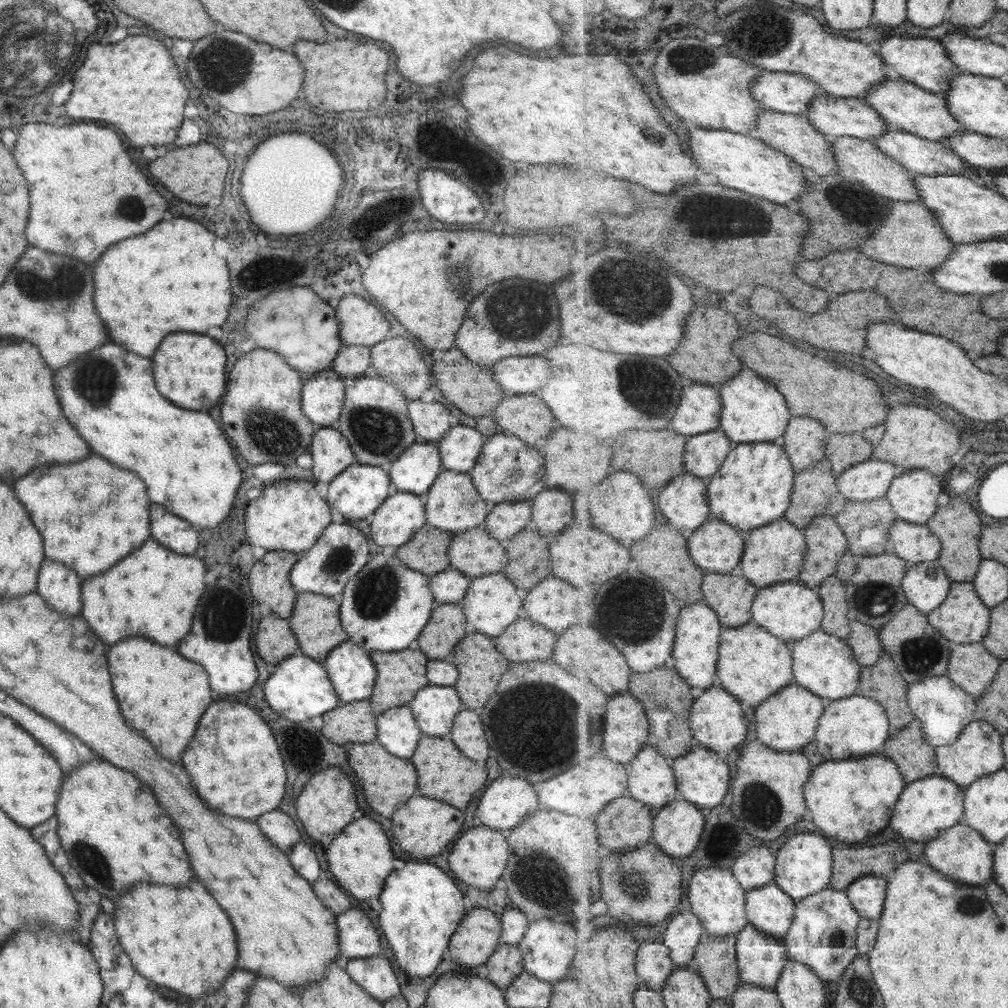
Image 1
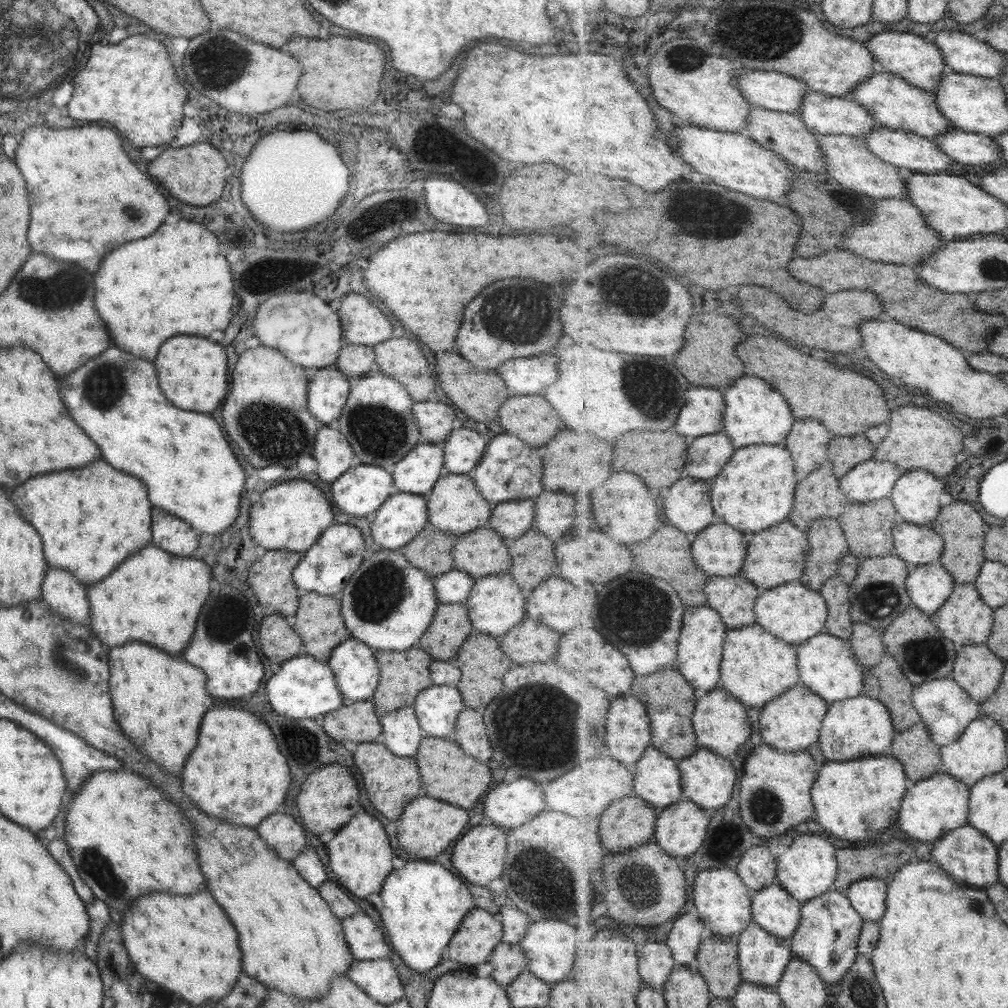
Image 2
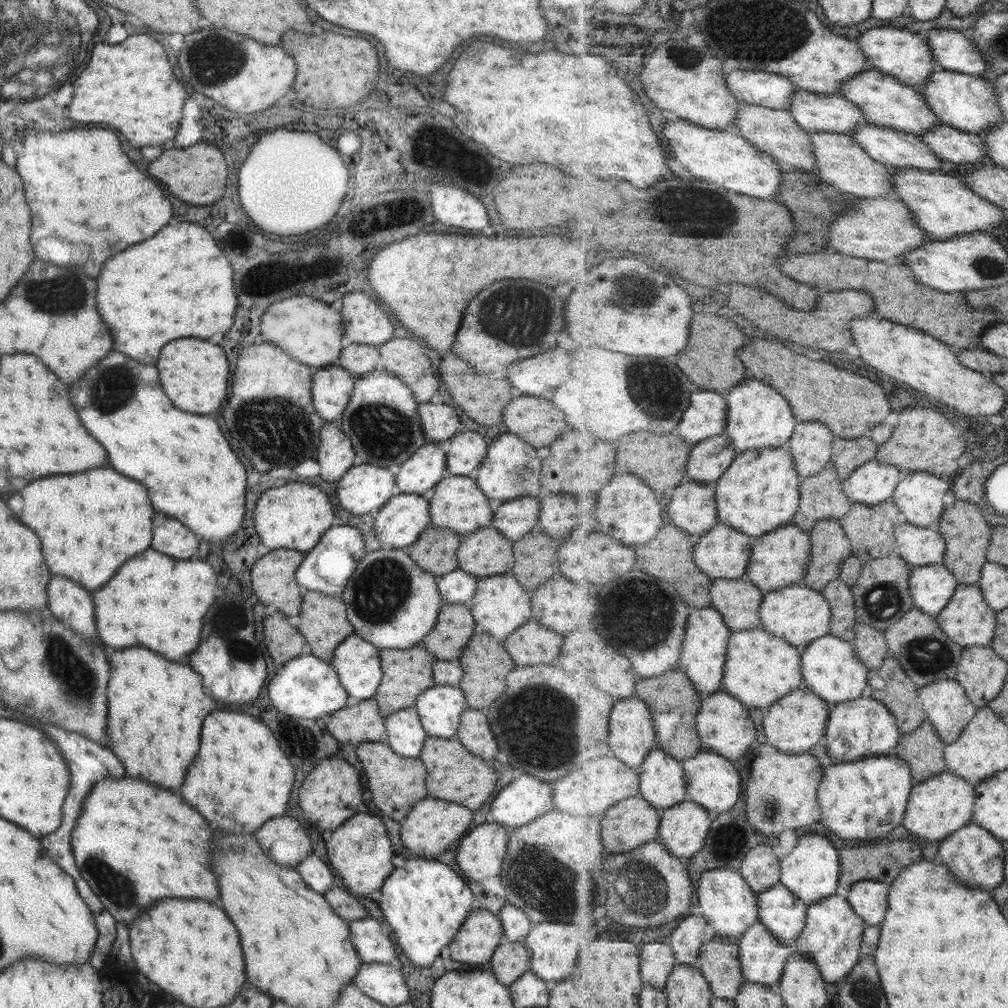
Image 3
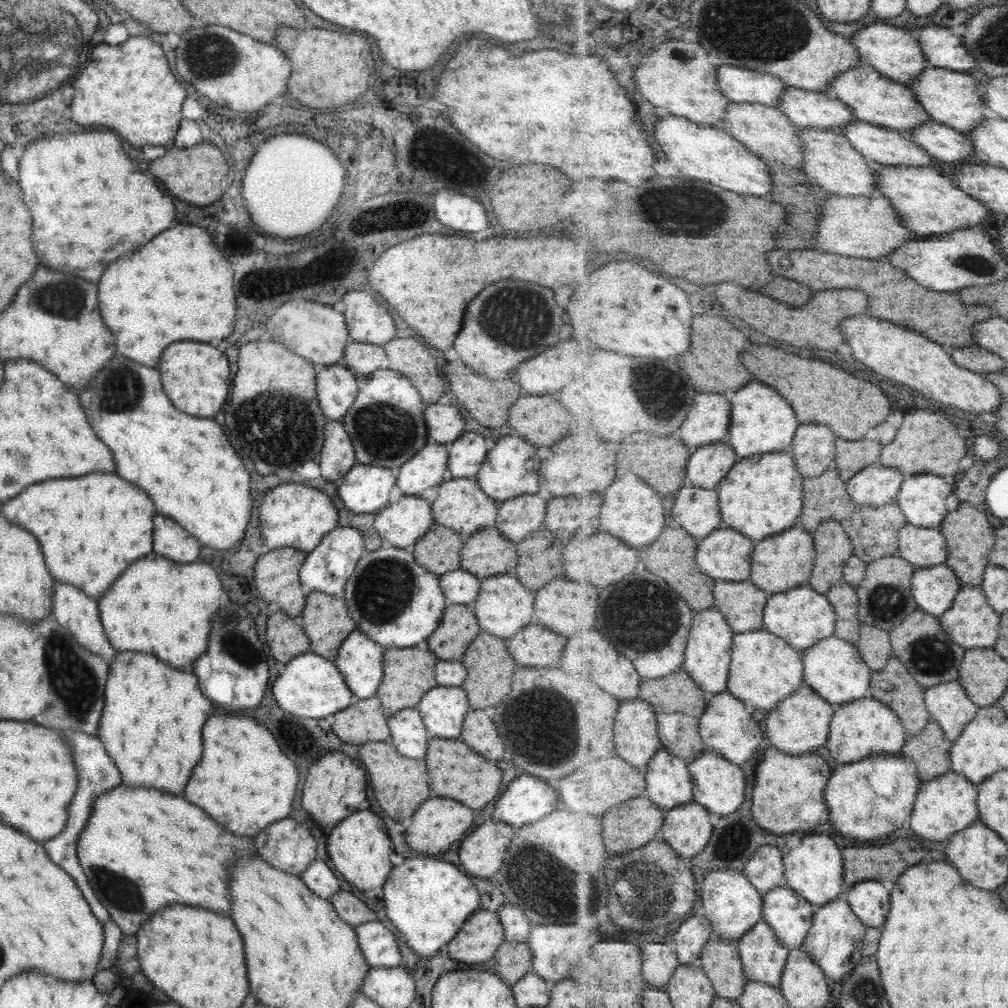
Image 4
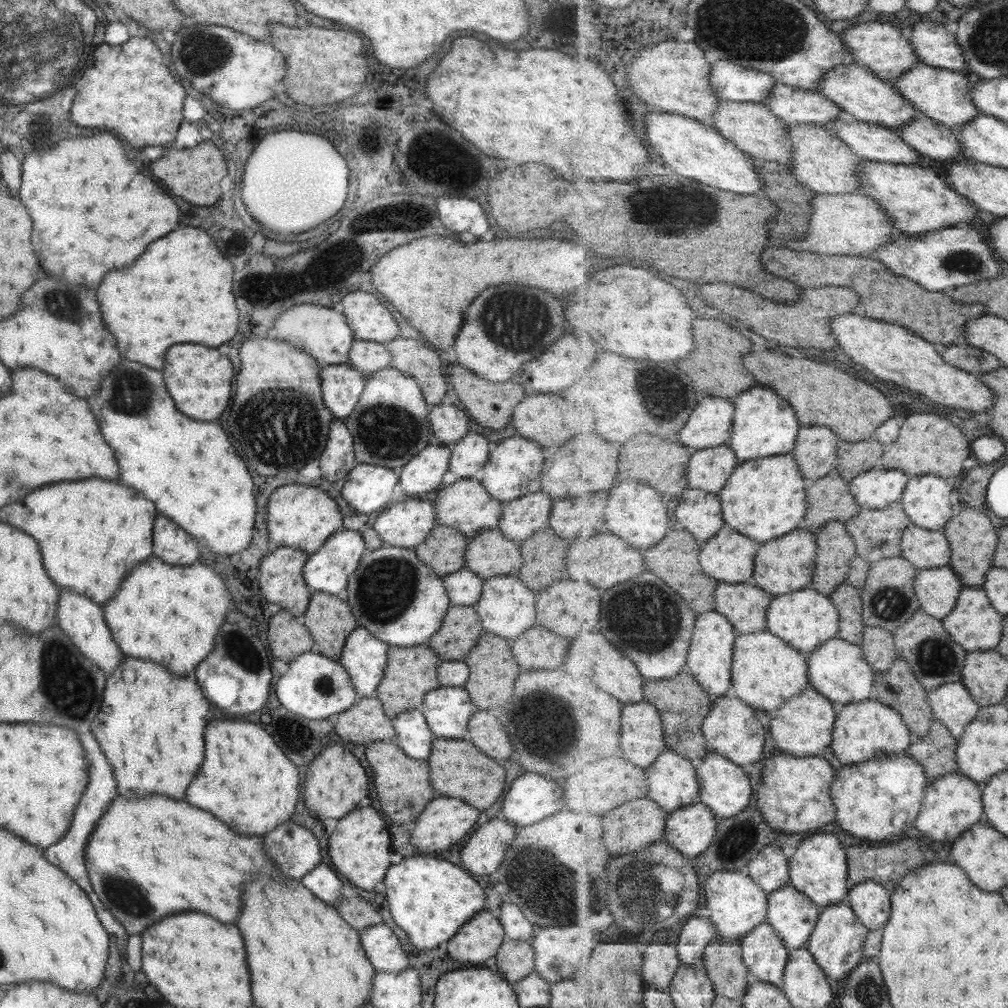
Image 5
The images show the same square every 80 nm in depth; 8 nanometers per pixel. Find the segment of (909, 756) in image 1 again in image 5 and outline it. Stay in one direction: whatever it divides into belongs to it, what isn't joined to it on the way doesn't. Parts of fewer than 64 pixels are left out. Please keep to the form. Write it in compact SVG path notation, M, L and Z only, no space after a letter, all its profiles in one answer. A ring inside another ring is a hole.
M935 720L927 736L915 738L906 754L925 767L928 782L933 783L943 775L957 773L956 748L958 739L939 720Z

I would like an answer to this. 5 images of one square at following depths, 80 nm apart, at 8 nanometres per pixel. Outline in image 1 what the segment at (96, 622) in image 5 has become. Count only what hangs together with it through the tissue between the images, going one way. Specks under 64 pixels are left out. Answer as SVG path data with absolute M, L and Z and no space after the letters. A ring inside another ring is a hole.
M47 558L41 561L37 571L37 592L54 611L65 615L80 614L79 584L81 580L71 568Z

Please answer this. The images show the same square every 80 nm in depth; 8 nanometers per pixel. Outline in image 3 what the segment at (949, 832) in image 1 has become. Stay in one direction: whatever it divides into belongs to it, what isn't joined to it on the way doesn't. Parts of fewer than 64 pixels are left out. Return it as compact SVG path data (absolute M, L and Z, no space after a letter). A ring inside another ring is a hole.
M977 823L960 828L952 832L945 840L936 844L939 848L935 858L951 869L951 873L959 882L971 888L983 889L992 892L1005 883L1005 844L996 839L996 836Z

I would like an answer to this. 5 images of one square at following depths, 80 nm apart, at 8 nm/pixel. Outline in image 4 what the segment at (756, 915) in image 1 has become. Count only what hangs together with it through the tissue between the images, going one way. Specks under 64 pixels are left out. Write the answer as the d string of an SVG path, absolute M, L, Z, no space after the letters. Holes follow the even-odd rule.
M790 887L775 888L763 897L764 922L781 937L787 948L801 949L812 931L817 906Z

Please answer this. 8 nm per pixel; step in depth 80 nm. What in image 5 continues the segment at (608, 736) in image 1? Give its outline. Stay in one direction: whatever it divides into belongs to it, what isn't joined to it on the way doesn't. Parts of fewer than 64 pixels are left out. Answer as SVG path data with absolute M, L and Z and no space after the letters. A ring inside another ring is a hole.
M625 704L622 712L621 748L624 757L648 769L668 749L661 713L656 704Z

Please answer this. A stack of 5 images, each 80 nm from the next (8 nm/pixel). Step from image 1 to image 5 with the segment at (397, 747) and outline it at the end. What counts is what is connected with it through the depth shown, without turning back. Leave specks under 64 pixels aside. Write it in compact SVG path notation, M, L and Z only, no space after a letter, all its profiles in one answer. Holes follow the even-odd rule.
M419 708L400 712L390 721L395 733L396 745L405 756L413 760L423 760L429 756L434 737Z

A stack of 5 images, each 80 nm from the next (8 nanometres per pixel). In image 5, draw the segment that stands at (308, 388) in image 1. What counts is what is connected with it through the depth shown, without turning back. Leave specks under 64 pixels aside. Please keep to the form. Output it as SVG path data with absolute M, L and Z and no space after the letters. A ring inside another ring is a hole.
M343 363L325 365L320 369L319 379L323 406L333 418L345 418L359 401L366 375Z

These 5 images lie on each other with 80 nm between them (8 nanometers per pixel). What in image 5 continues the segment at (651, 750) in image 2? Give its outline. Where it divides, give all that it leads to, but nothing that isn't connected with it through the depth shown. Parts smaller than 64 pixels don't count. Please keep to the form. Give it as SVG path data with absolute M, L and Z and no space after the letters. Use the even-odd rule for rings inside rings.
M665 750L648 769L648 797L669 814L682 806L701 802L696 767L685 756Z

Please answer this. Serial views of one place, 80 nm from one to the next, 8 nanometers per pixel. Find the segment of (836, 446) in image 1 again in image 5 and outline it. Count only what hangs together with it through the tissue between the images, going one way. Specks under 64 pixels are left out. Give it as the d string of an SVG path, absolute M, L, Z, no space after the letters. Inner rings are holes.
M842 438L838 446L838 466L840 475L848 482L880 466L881 458L884 457L883 444L879 440L869 440L869 442L844 441Z

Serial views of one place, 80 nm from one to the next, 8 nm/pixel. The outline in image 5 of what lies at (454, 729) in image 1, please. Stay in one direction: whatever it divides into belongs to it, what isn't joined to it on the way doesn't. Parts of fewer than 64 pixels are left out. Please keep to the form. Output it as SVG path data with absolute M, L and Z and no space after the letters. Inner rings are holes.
M474 710L469 715L466 728L466 740L471 742L479 752L489 758L507 758L511 754L511 746L507 742L505 732L497 724L495 716L483 710Z

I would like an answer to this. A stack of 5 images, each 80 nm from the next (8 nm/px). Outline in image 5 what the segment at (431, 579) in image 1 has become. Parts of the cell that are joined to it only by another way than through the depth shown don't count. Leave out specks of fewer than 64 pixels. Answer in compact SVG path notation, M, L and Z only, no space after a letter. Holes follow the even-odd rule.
M461 568L442 578L443 588L447 592L447 598L451 600L451 606L469 606L479 600L484 579L479 578L469 569Z

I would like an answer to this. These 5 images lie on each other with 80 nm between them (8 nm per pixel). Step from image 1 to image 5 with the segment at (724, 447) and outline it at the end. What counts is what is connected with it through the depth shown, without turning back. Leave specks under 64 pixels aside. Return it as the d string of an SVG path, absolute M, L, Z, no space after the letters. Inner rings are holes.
M729 444L695 450L688 464L688 486L719 494L740 462Z

